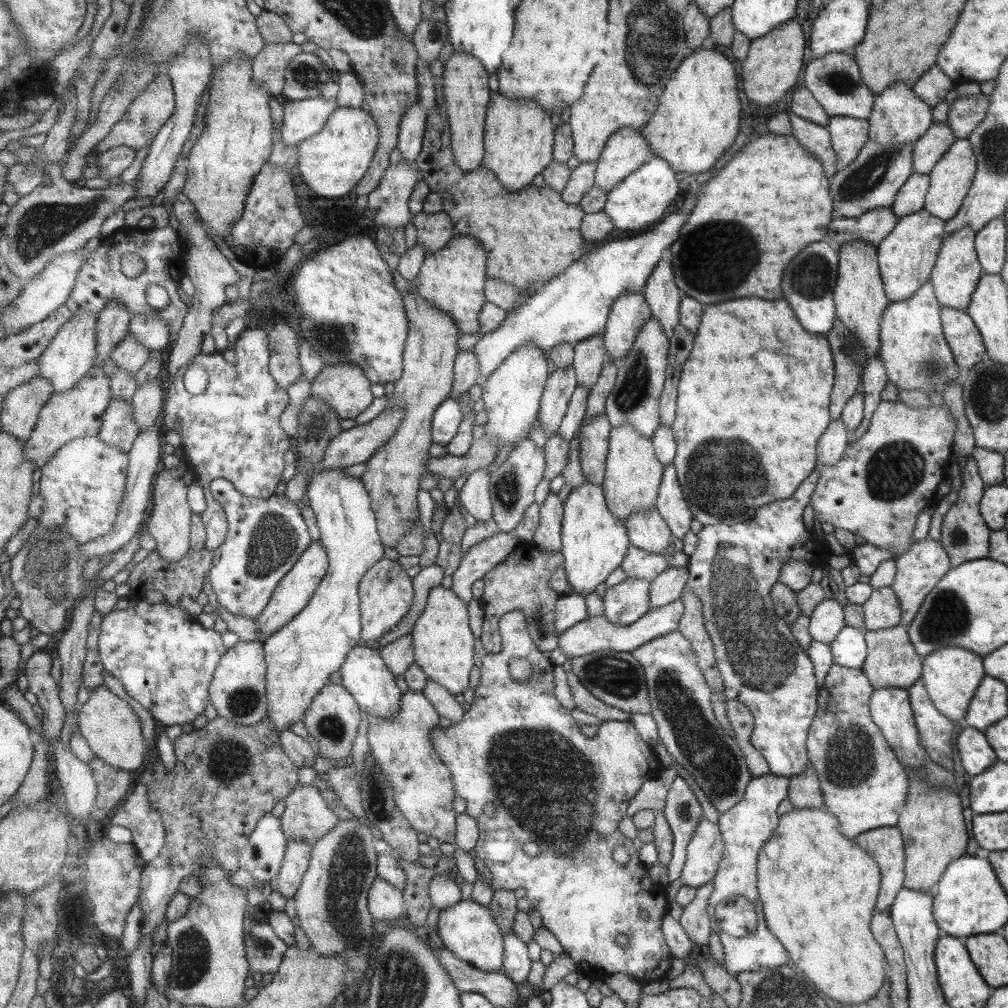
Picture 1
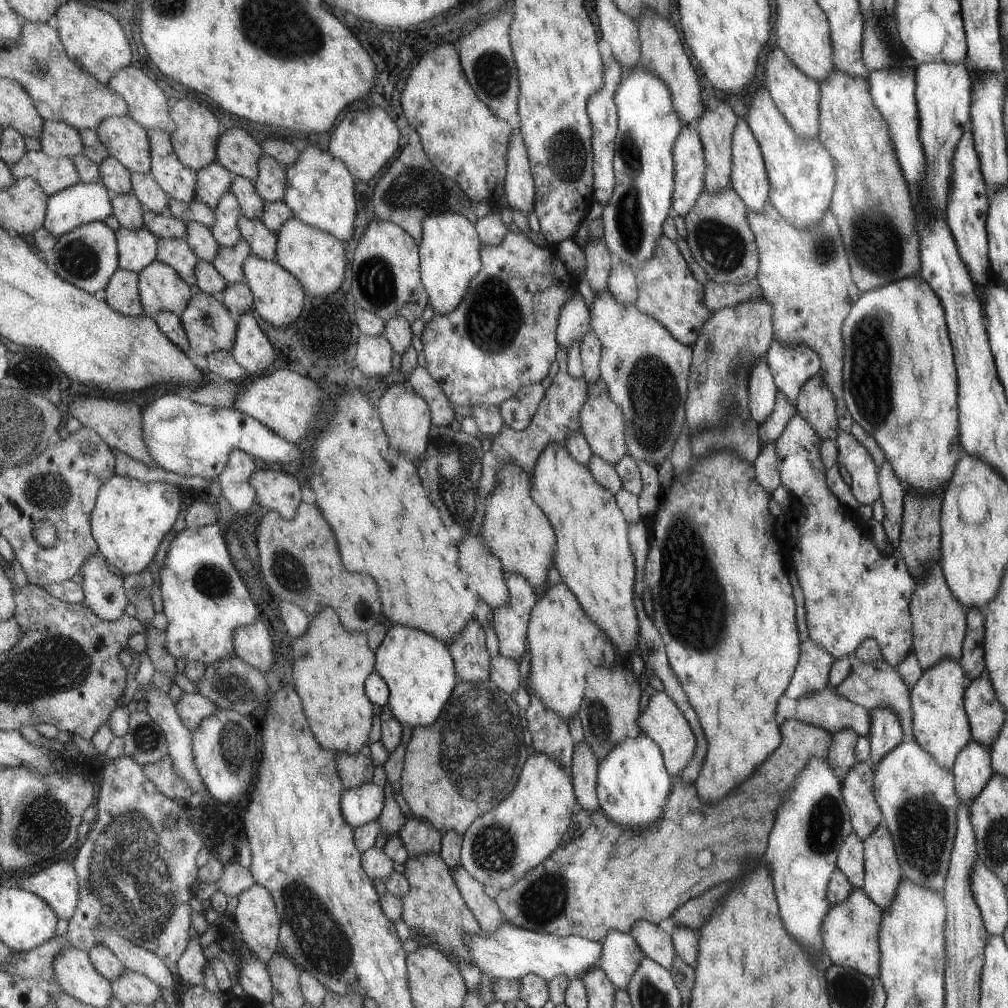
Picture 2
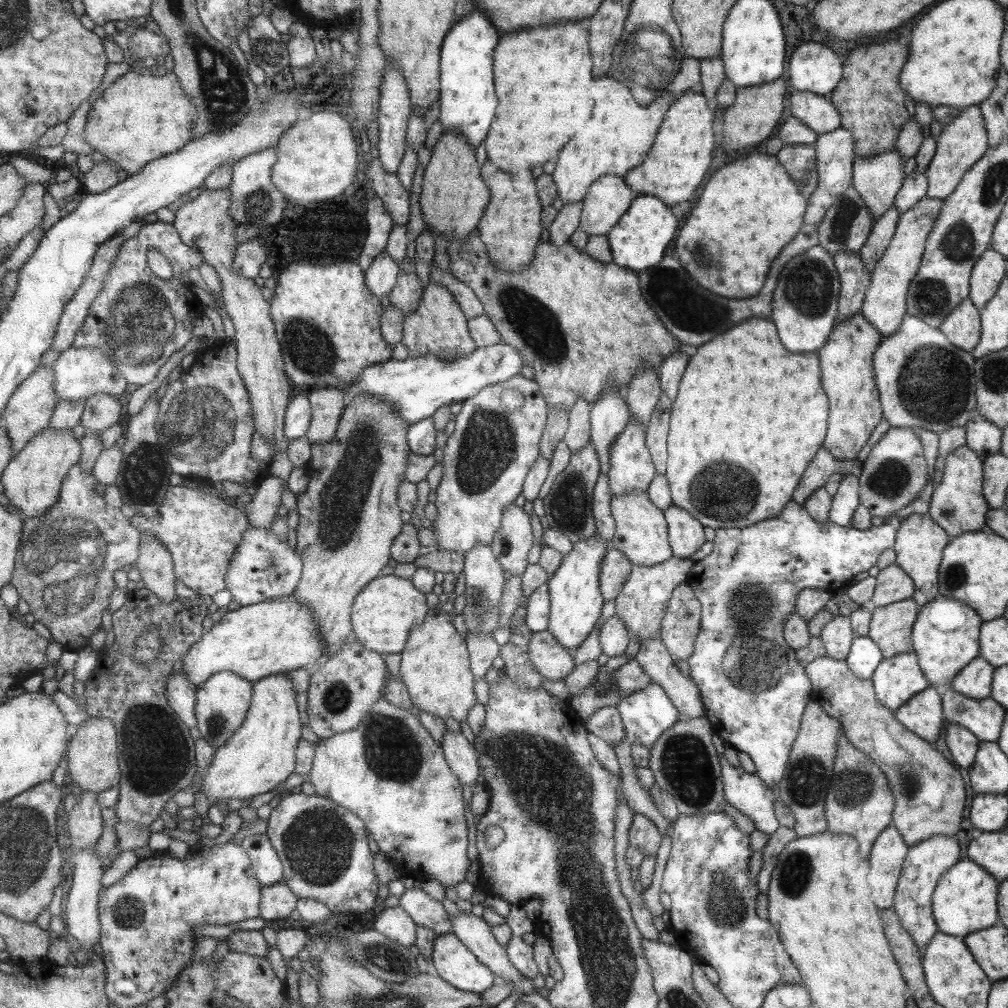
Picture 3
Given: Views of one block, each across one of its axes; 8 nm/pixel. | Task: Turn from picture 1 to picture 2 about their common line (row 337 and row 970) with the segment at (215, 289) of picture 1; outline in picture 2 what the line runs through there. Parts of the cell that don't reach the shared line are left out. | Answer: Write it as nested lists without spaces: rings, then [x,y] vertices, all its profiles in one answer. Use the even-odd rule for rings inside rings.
[[[199,935],[191,938],[190,944],[186,945],[186,950],[177,960],[175,966],[176,978],[191,985],[203,985],[203,969],[208,960],[203,956]]]

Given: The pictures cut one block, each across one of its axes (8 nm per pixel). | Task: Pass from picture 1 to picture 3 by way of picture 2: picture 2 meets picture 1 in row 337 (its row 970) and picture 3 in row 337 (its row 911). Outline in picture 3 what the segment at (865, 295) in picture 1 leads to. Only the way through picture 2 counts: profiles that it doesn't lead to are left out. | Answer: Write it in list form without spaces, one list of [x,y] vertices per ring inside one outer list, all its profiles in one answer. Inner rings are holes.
[[[861,312],[834,324],[834,330],[817,350],[822,368],[822,388],[829,398],[829,428],[822,447],[837,460],[855,460],[857,453],[882,419],[881,402],[874,376],[874,352],[882,334]]]

